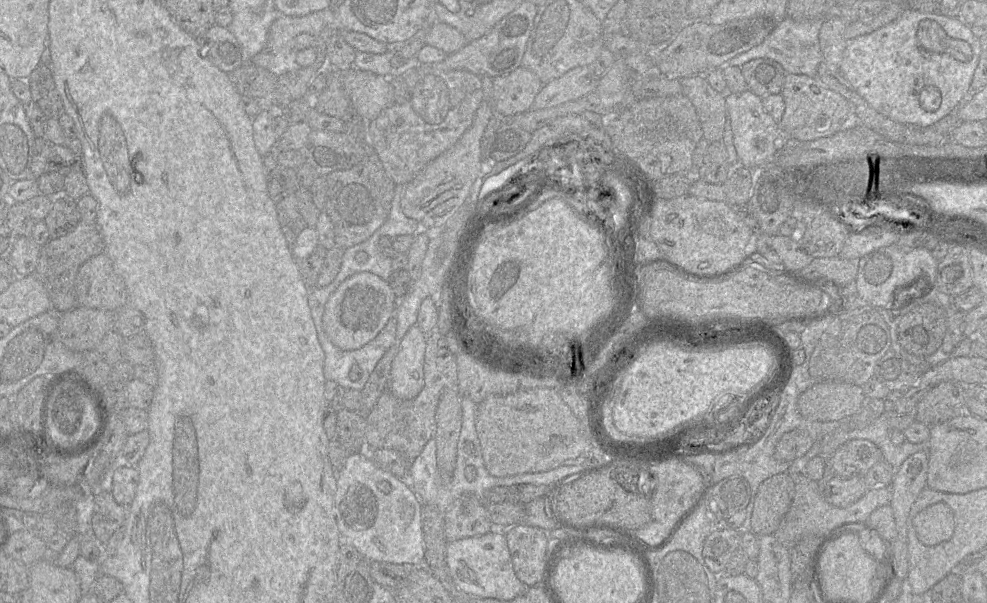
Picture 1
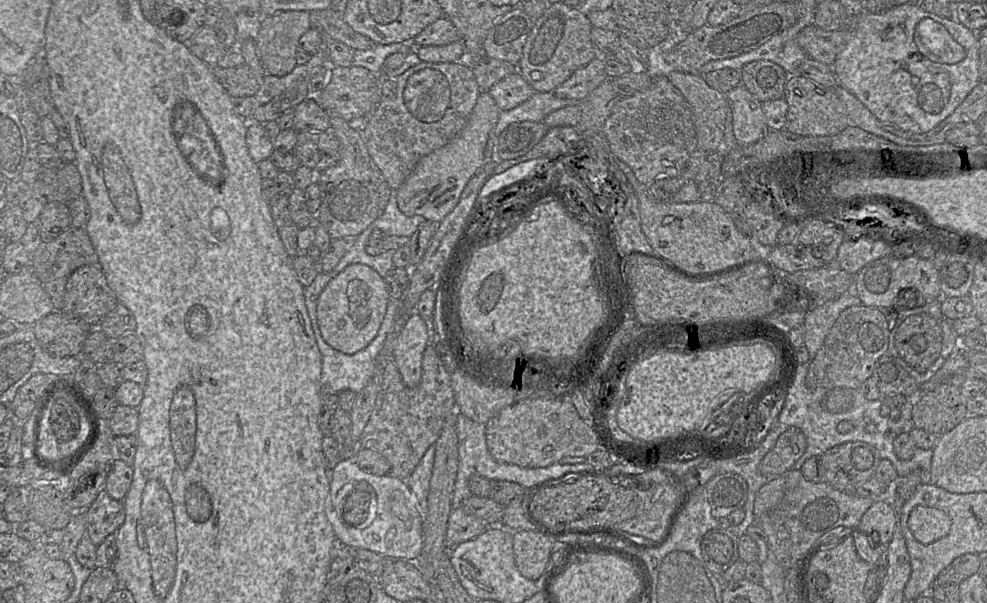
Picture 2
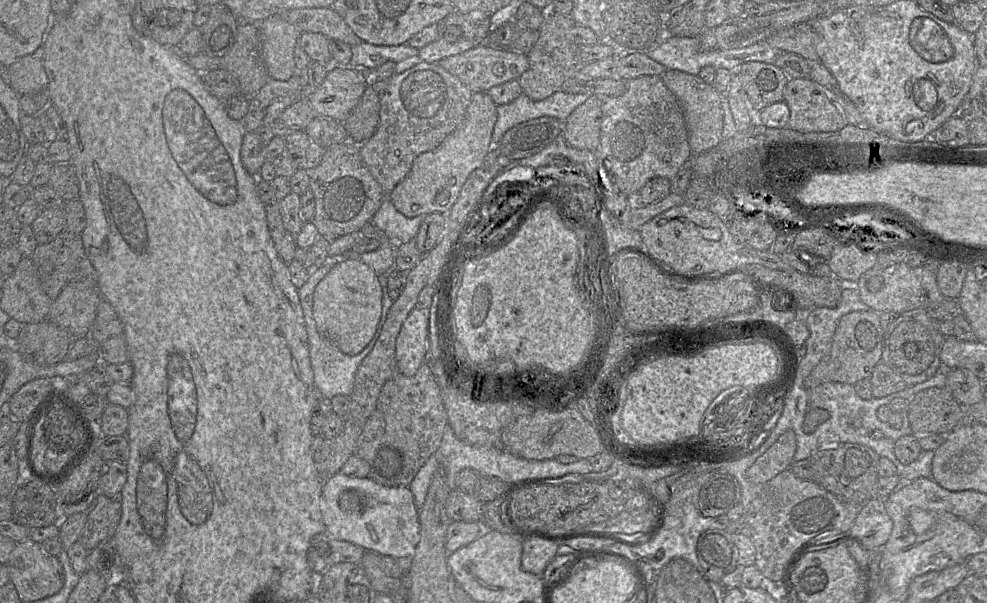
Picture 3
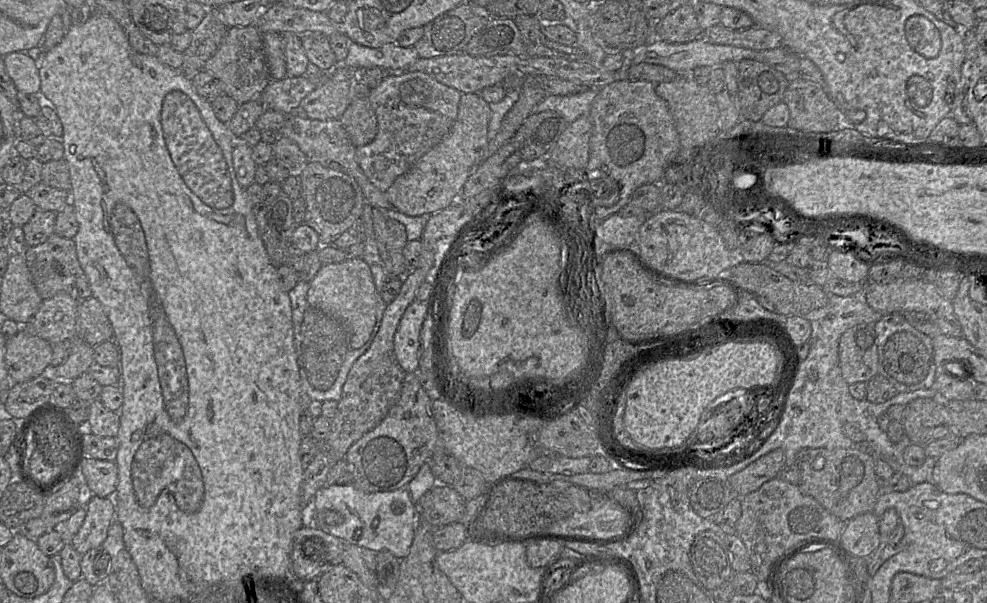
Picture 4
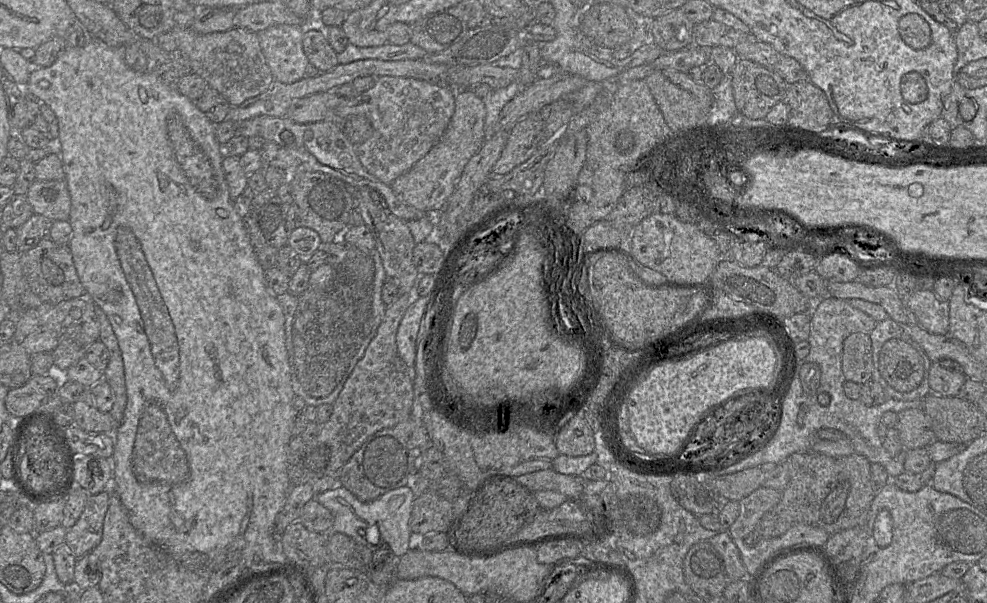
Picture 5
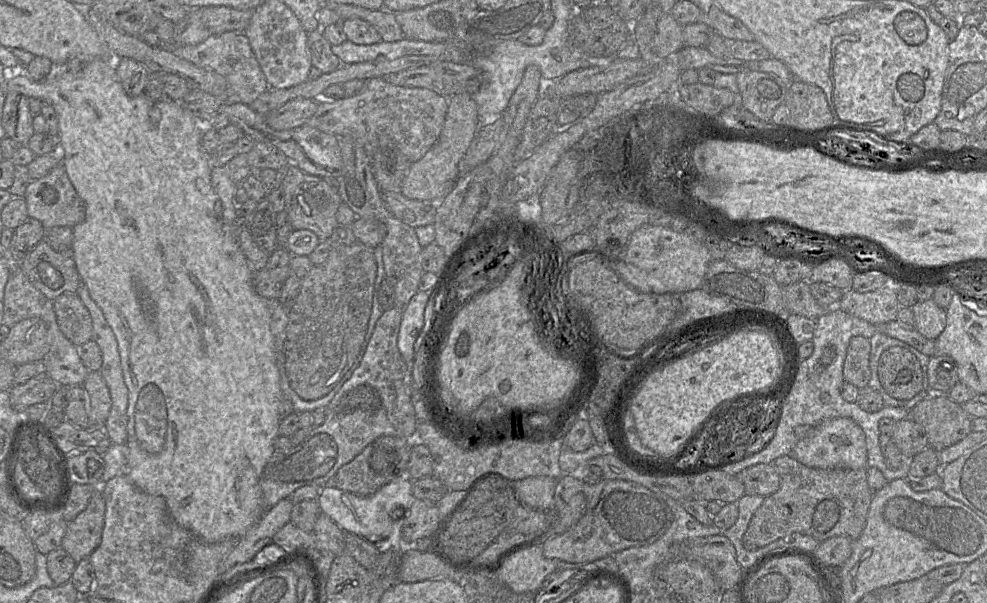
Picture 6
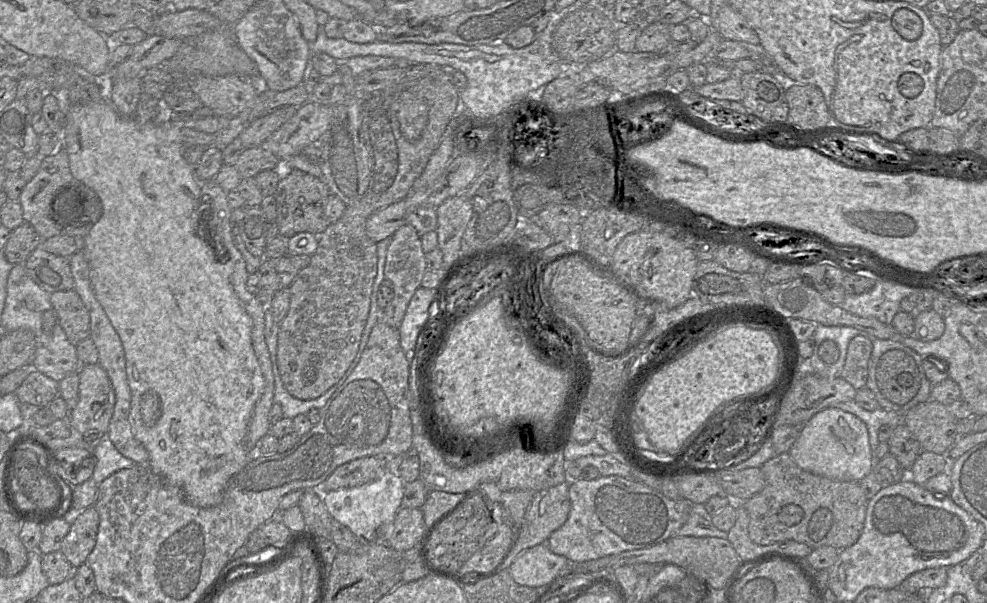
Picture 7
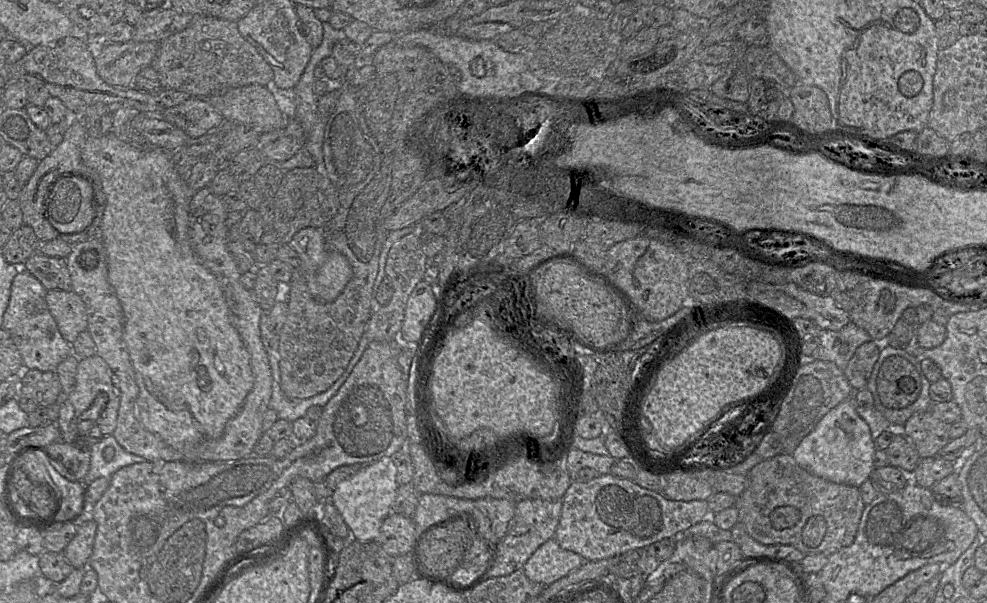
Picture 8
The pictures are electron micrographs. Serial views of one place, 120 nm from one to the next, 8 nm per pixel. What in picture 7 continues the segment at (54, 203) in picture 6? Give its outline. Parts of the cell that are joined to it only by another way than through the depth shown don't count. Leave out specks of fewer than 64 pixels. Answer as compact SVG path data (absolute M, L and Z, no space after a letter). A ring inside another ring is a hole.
M58 147L53 154L42 158L38 172L26 183L18 201L23 209L24 222L32 225L42 240L58 235L68 235L82 240L89 233L92 226L100 219L103 211L102 202L97 193L72 176L68 153L64 147ZM67 188L75 189L81 197L84 197L85 216L88 216L88 224L77 228L73 228L72 225L62 227L53 220L53 199L59 192Z

